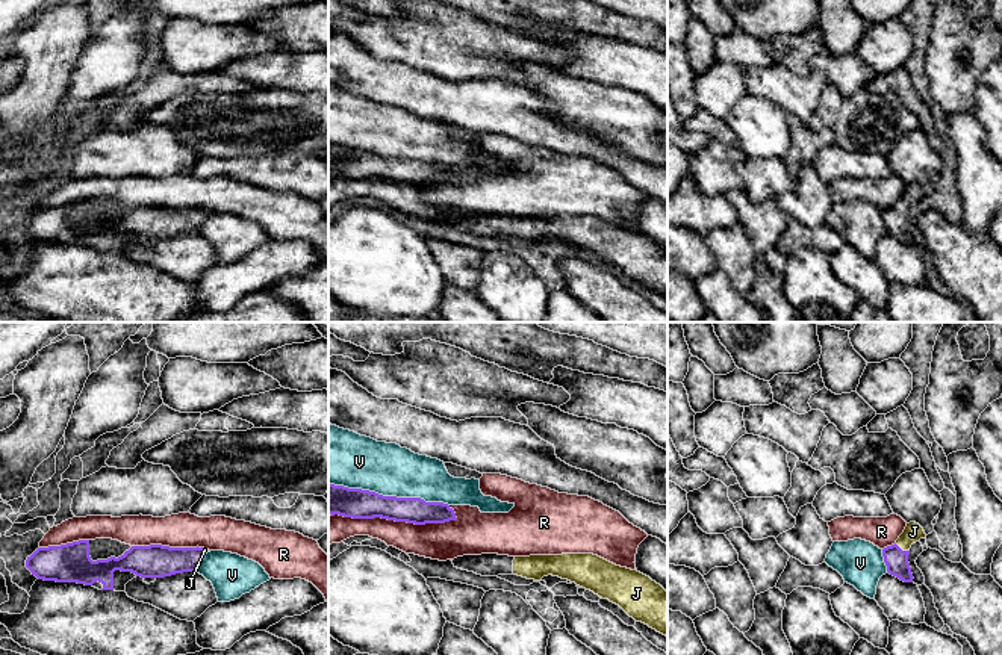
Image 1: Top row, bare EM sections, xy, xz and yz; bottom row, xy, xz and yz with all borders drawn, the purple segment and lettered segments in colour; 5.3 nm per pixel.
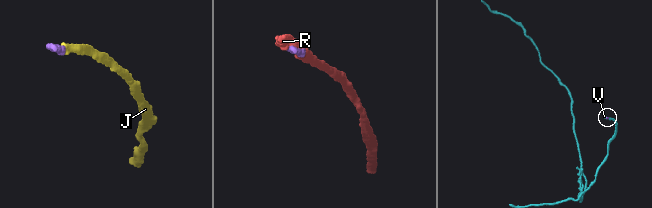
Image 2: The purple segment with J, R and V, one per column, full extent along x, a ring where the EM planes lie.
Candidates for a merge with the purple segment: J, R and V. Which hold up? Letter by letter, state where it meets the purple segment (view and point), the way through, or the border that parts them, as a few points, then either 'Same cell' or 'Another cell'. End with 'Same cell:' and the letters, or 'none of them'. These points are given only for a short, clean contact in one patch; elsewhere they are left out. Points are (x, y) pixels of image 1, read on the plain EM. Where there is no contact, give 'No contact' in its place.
J: Touches purple at yz (901, 211). Path across: yz (896, 221), (901, 211), (913, 192). Same cell
R: Touches purple at xz (394, 180). Another cell
V: Touches purple at xz (389, 158). Another cell
Same cell: J

